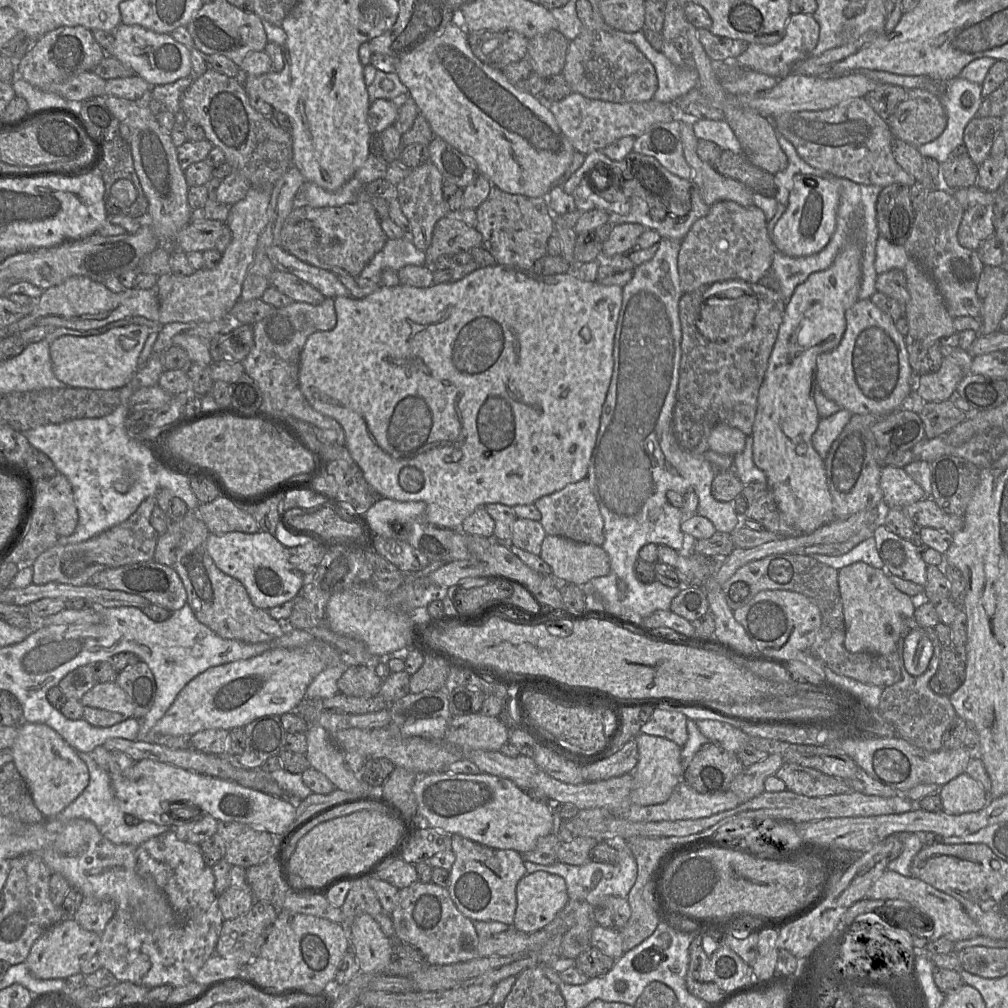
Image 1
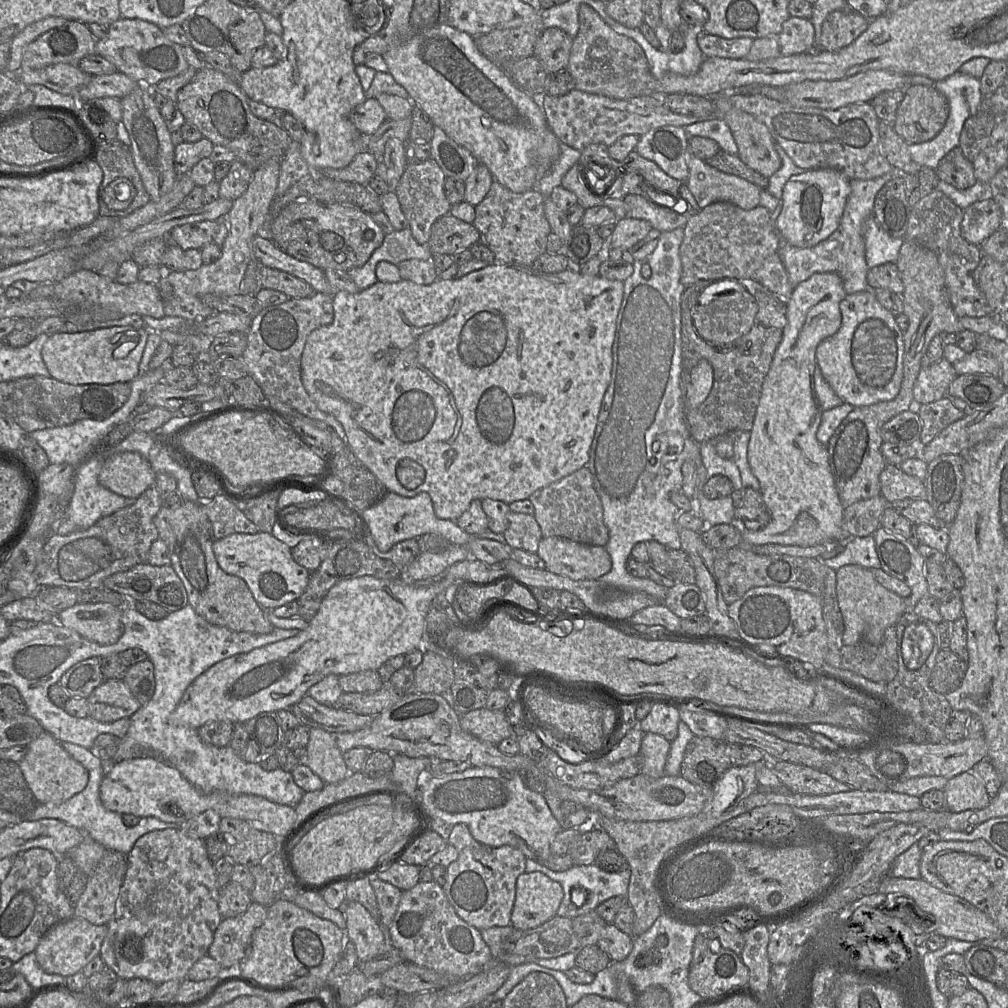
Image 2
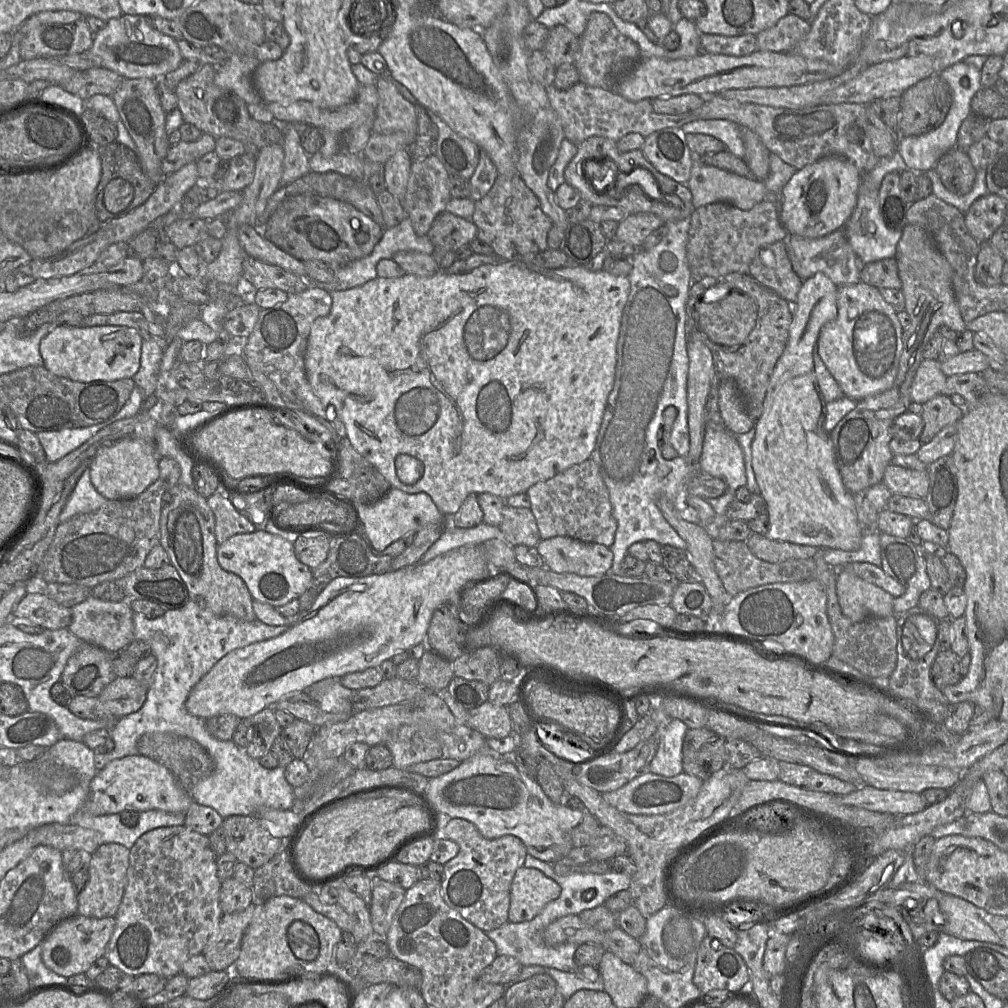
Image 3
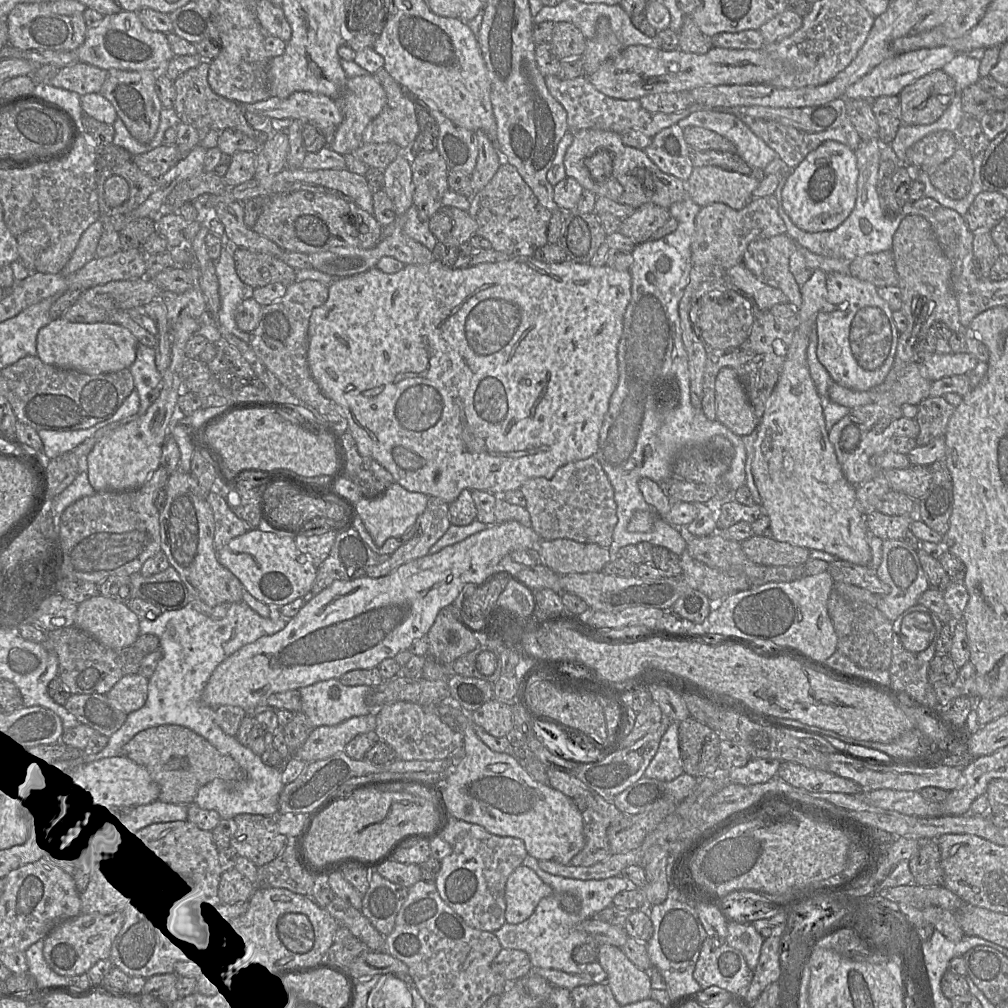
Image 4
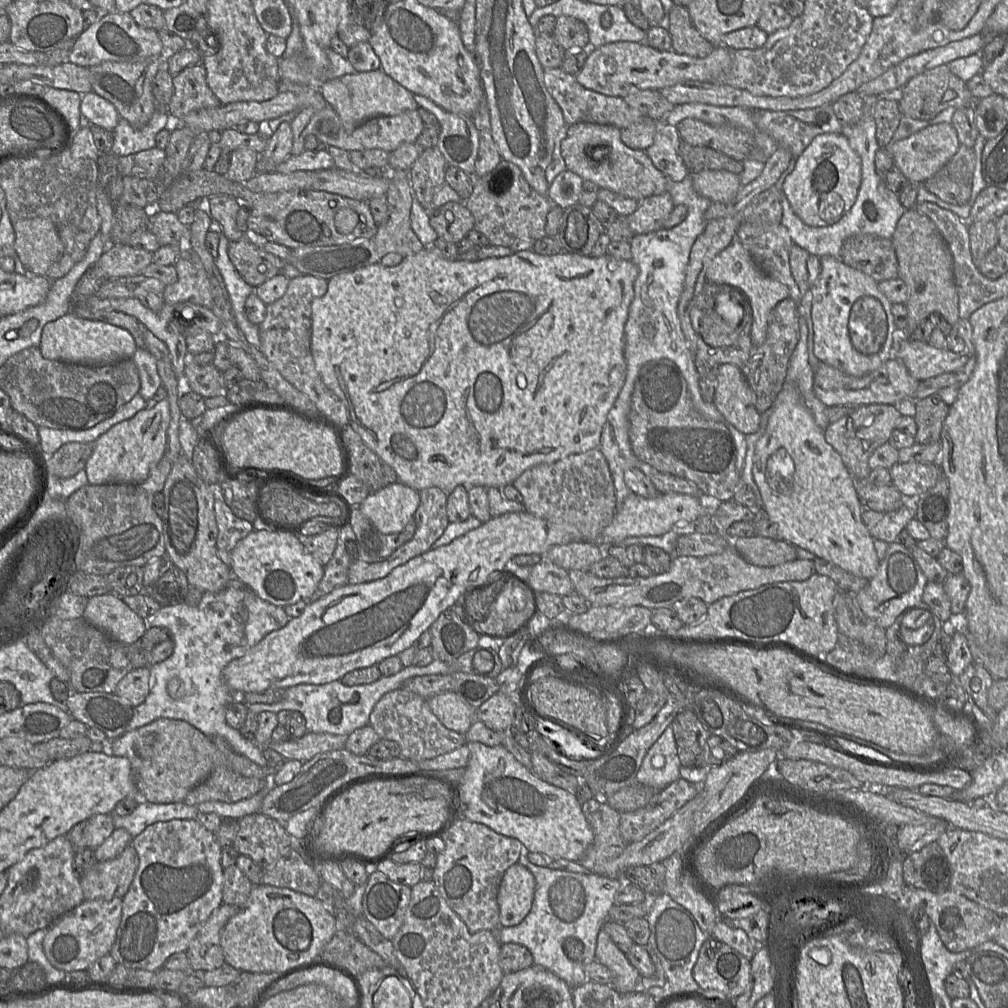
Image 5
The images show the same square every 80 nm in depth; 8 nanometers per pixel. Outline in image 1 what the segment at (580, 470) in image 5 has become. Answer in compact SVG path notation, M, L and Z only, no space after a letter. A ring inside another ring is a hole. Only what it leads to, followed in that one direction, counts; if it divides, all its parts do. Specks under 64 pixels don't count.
M587 476L559 491L540 497L534 505L541 513L540 523L547 535L563 536L577 542L602 546L605 539L604 521Z

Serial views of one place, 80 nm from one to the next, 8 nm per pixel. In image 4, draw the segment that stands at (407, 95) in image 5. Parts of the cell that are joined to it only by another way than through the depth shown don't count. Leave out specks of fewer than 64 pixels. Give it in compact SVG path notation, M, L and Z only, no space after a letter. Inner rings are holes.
M368 73L364 76L348 78L344 90L335 100L342 112L343 121L330 139L330 148L345 155L355 151L363 144L362 134L365 128L381 113L387 103L387 97L383 87L372 74Z

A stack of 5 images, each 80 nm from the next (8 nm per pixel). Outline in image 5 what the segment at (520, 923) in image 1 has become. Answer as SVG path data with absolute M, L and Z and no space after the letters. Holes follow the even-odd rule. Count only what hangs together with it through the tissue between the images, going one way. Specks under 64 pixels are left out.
M515 863L504 873L498 888L497 902L502 927L515 926L528 915L535 893L535 878L523 865Z

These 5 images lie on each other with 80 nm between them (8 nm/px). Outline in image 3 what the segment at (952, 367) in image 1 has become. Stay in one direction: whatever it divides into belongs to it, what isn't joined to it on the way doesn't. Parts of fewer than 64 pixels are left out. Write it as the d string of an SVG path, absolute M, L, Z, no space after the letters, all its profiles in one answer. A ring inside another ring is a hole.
M940 359L922 360L911 386L911 402L924 404L940 395L946 379L947 376L941 370Z

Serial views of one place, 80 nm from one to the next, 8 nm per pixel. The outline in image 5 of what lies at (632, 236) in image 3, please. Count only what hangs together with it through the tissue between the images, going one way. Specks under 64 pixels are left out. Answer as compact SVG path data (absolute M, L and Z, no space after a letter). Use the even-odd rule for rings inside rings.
M668 191L649 196L640 202L636 211L627 216L629 226L635 235L657 231L663 228L674 208Z

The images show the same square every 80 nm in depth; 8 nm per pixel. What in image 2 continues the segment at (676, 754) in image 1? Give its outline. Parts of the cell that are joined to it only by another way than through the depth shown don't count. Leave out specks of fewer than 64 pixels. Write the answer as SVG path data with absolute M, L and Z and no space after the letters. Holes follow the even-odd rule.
M646 732L641 743L640 753L642 754L642 770L650 778L665 776L664 767L669 754L671 742L663 736Z

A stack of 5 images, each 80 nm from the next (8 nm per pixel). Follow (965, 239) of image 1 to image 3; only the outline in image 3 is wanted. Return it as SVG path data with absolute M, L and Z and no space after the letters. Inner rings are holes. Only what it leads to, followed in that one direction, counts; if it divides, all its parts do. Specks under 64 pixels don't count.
M987 193L975 200L965 215L965 225L979 243L989 241L1006 218L1006 202L996 194Z

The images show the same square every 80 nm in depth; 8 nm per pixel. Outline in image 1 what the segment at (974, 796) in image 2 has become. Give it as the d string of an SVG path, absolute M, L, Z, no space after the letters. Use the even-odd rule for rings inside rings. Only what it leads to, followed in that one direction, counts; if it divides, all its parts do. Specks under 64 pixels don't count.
M963 773L939 788L943 811L950 815L977 812L989 802L989 794L968 774Z

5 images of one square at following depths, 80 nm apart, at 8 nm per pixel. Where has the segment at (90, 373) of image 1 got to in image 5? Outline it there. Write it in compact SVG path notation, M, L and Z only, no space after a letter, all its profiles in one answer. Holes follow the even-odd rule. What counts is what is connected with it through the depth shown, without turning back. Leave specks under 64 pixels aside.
M70 310L45 325L39 348L44 358L49 360L100 367L132 358L137 346L127 330L102 321L79 317Z

